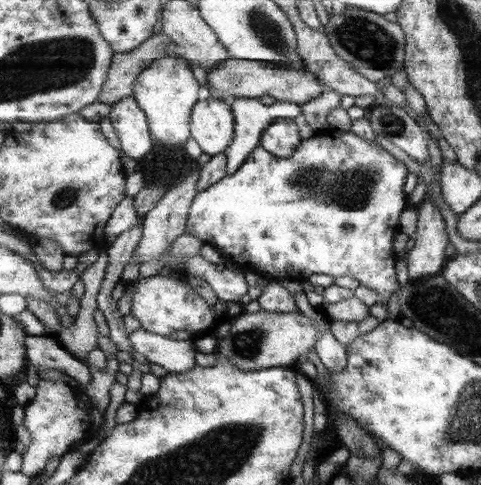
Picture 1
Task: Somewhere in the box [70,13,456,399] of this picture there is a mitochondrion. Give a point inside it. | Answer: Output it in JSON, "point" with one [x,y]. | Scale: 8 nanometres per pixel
{"point":[352,190]}

